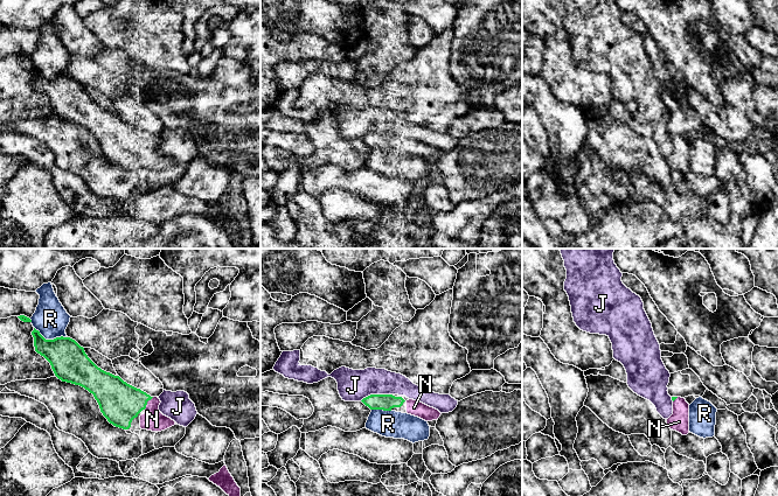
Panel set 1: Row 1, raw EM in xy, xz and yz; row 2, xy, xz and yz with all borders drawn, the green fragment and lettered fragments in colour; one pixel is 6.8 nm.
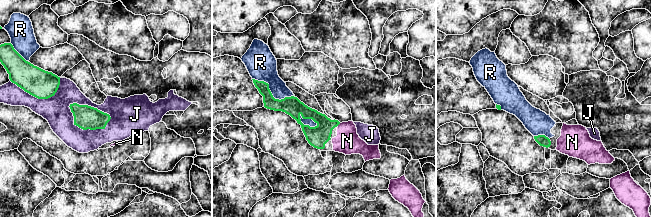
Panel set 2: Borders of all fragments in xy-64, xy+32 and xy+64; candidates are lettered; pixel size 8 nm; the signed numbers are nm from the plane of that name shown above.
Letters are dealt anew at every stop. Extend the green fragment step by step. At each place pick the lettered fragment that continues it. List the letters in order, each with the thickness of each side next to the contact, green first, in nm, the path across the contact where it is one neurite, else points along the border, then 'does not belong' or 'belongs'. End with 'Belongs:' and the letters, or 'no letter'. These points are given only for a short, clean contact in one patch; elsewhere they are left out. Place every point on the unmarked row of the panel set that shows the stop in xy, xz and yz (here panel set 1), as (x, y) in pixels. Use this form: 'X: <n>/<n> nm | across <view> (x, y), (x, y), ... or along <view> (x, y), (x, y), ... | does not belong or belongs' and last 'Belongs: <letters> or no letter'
J: 110/220 nm | does not belong
N: 280/150 nm | belongs
R: 260/240 nm | does not belong
Belongs: N

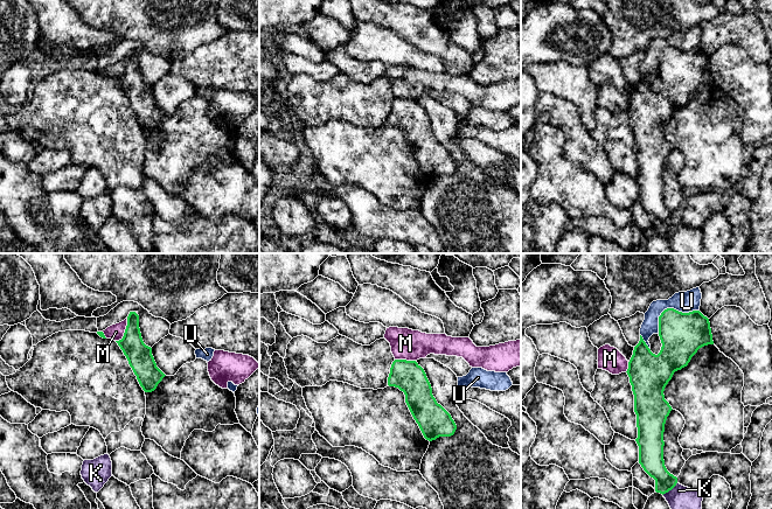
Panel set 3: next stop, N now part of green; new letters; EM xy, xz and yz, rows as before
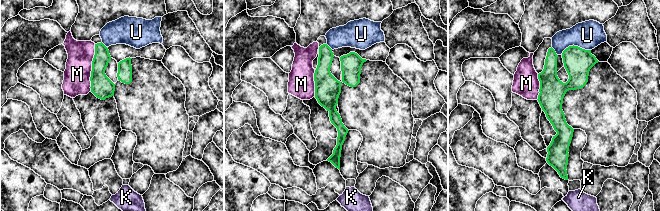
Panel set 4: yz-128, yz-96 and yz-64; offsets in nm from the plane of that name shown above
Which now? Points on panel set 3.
K: 160/220 nm | along yz (676, 221), (662, 232) | does not belong
M: 170/110 nm | along xy (127, 56), (124, 74), (116, 79) | does not belong
U: 300/140 nm | along yz (699, 48), (681, 50), (666, 47), (659, 55), (658, 71) | does not belong
Belongs: no letter

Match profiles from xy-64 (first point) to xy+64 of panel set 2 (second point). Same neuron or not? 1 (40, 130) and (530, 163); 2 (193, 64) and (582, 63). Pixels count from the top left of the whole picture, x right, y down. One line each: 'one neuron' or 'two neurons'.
1: one neuron
2: two neurons

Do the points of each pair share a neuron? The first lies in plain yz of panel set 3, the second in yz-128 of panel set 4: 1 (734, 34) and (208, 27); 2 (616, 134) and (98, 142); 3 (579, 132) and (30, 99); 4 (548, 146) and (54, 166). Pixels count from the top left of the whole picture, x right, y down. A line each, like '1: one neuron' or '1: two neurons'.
1: two neurons
2: two neurons
3: one neuron
4: one neuron

